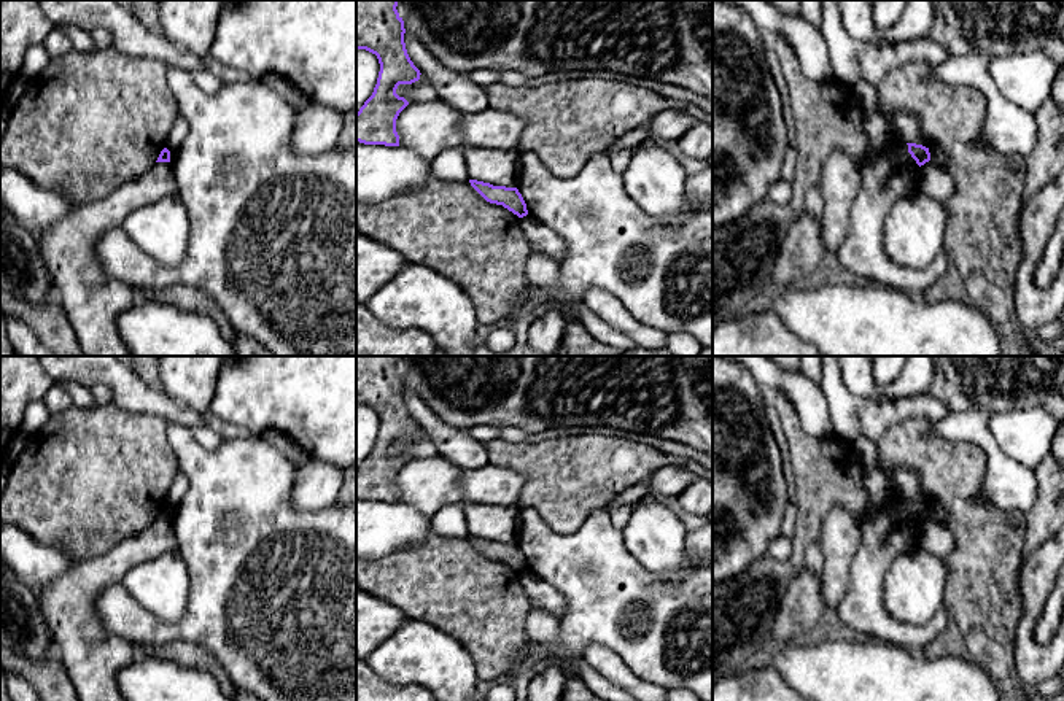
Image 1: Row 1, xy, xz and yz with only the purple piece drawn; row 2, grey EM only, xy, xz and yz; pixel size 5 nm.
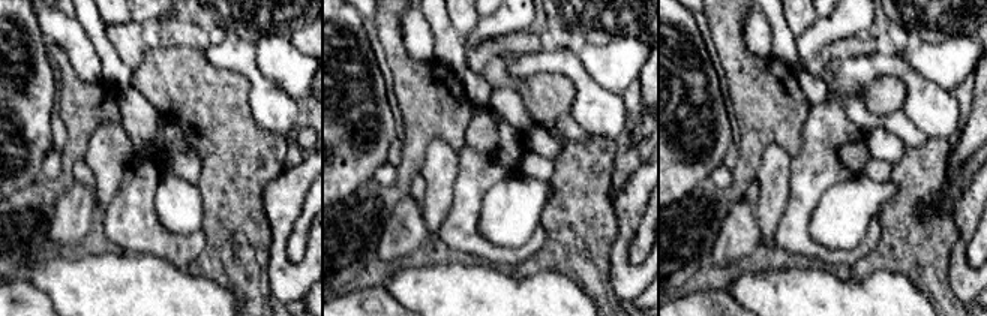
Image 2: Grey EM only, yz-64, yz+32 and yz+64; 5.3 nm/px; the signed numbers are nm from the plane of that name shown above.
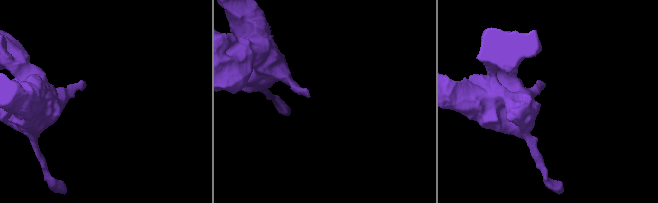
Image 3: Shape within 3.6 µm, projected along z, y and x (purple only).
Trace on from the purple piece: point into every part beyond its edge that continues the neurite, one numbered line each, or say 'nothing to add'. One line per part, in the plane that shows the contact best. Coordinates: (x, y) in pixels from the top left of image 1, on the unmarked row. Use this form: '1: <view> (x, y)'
nothing to add

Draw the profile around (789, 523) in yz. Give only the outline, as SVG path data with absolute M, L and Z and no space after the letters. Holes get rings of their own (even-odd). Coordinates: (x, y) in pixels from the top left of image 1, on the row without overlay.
M787 501L786 510L784 510L784 520L781 523L781 534L790 540L797 529L797 517L798 517L797 504L792 501Z

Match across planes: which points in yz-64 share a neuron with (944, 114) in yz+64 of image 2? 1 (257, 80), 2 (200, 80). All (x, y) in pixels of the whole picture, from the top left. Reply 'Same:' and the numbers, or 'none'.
Same: 1

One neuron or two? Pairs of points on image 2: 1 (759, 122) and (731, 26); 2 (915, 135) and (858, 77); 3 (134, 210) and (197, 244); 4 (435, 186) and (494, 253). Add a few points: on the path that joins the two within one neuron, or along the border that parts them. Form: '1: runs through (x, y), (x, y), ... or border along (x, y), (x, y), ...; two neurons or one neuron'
1: runs through (759, 98), (759, 87), (743, 69), (732, 50); one neuron
2: border along (846, 96), (843, 101), (845, 114), (864, 132); two neurons
3: runs through (149, 226), (167, 244), (180, 244); one neuron
4: border along (458, 169), (453, 178), (453, 199), (437, 234); two neurons

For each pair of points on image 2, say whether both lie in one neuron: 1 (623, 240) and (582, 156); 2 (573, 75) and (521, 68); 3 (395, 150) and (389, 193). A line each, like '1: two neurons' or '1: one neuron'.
1: two neurons
2: one neuron
3: two neurons

